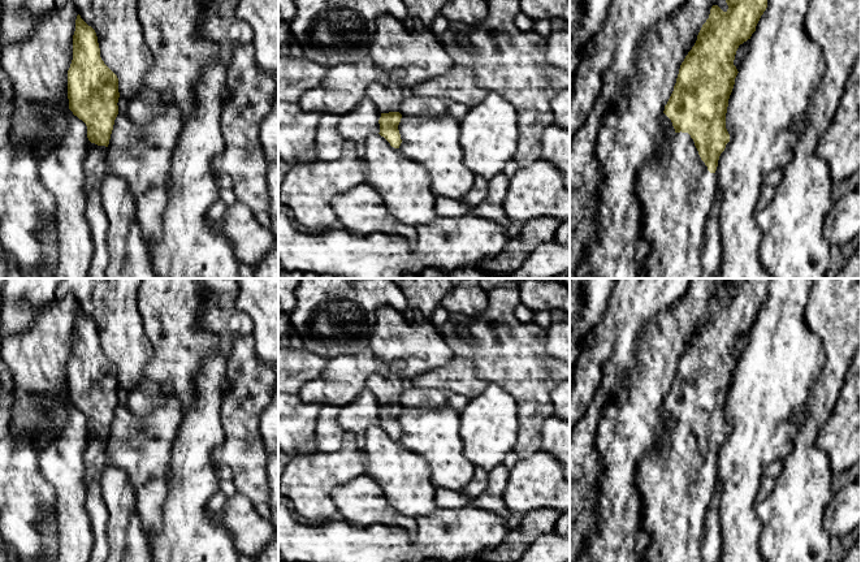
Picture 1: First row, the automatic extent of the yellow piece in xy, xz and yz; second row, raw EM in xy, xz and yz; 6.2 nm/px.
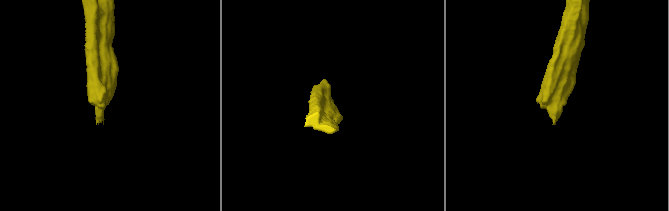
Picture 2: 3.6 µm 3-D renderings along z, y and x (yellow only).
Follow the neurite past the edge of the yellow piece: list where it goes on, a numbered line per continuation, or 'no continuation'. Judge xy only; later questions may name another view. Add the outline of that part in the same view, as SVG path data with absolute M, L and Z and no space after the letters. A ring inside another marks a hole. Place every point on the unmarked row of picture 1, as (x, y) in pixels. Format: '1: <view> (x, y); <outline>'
1: xy (95, 459); M90 433L85 450L86 510L94 533L92 553L88 562L105 562L108 555L108 507L103 497L101 477L107 466L105 446L108 438Z

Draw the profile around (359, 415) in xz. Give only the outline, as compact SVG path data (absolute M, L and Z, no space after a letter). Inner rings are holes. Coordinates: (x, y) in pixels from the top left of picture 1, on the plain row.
M365 388L350 403L339 407L338 423L346 431L362 440L365 432L380 424L381 403Z

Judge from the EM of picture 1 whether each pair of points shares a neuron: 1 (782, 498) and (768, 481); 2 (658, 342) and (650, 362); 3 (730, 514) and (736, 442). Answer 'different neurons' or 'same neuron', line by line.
1: different neurons
2: same neuron
3: same neuron

